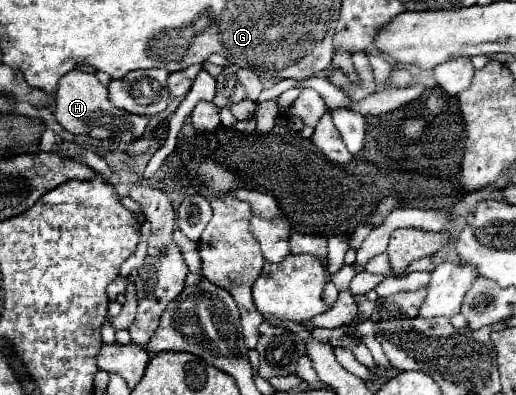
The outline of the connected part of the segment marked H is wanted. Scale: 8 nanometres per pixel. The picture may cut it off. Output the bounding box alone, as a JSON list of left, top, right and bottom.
[55,69,149,143]

